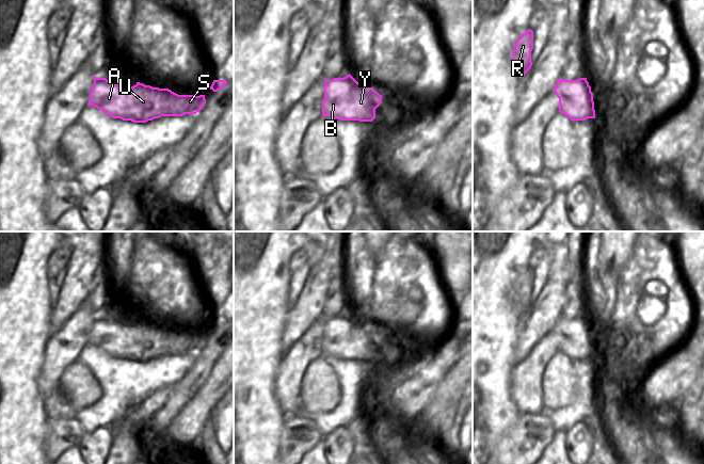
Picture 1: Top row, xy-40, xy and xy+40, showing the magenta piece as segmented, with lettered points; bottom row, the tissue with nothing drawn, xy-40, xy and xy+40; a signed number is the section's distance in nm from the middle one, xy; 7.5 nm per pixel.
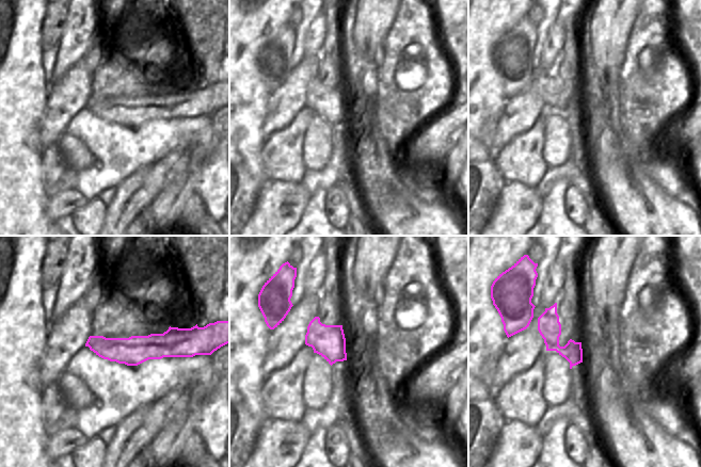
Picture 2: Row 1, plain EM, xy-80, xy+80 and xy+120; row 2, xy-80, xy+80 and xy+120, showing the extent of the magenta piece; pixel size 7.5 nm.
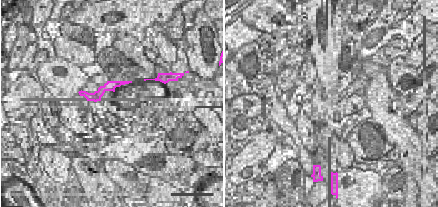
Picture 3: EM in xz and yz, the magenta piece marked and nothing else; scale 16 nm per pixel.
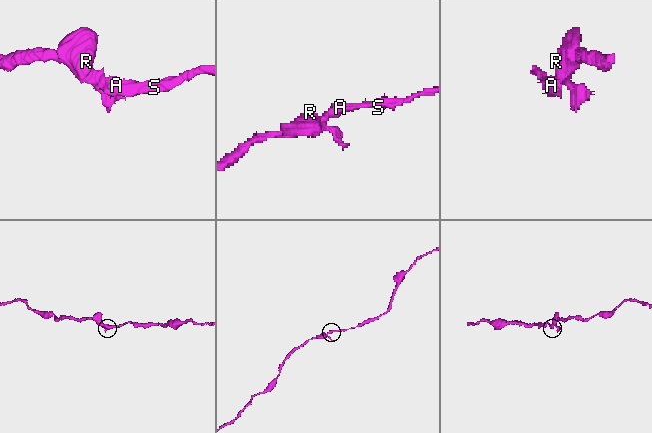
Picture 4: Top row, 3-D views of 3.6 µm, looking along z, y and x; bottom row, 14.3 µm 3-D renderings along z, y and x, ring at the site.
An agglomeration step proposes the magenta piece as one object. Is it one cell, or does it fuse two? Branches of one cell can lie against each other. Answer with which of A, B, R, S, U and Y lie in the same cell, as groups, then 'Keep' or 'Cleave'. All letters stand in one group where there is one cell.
Groups: A B S U Y / R. Cleave.

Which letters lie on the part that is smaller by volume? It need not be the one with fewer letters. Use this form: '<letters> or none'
R.

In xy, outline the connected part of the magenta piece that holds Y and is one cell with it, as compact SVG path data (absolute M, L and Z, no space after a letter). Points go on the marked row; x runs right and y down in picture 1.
M350 74L343 78L324 80L326 93L322 100L322 116L340 121L372 122L382 95L358 83Z

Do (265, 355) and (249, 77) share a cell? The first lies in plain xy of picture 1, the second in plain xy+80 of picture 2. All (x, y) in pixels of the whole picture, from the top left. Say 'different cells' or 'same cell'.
same cell

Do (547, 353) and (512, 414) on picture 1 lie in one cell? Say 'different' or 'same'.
different

